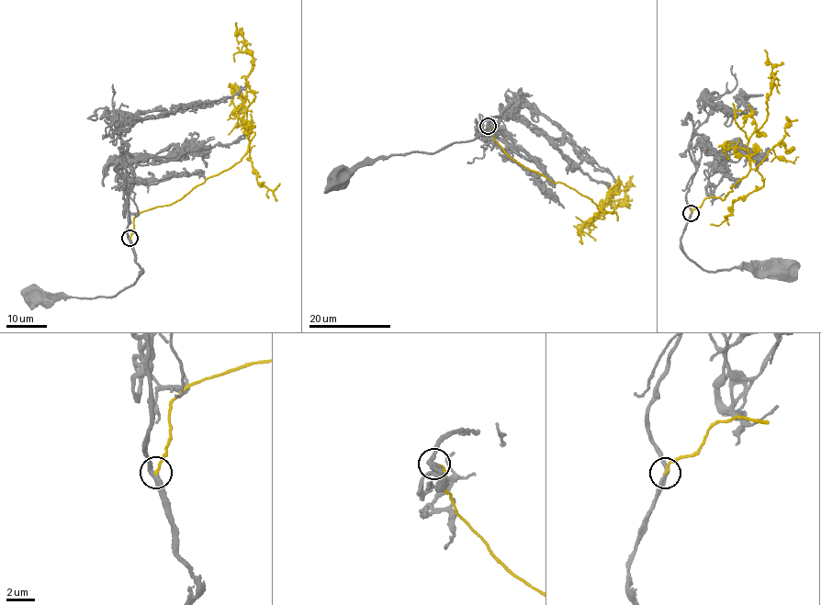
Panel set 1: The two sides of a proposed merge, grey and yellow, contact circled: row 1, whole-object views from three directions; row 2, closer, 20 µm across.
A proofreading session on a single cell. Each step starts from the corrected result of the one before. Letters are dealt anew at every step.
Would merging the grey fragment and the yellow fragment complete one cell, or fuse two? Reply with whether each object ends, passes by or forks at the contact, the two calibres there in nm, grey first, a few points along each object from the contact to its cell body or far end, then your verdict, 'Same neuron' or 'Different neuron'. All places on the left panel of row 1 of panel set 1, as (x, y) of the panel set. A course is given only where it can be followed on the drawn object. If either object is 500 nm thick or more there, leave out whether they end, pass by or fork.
At the ring grey passes by. At the ring yellow ends. Thickness 320 nm (grey) against 200 nm. Course of grey: (129, 238), (141, 274), (114, 296), (75, 297), (47, 295), (40, 290), (36, 293). Course of yellow: (129, 238), (137, 216), (172, 204), (245, 154), (249, 140), (246, 76), (253, 59), (236, 23). Same neuron

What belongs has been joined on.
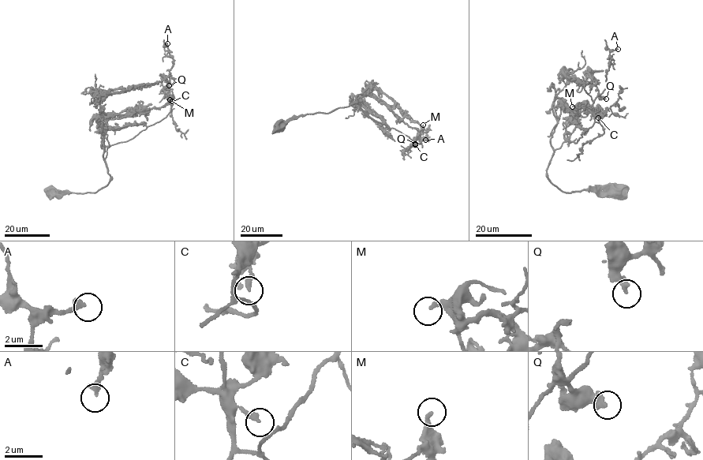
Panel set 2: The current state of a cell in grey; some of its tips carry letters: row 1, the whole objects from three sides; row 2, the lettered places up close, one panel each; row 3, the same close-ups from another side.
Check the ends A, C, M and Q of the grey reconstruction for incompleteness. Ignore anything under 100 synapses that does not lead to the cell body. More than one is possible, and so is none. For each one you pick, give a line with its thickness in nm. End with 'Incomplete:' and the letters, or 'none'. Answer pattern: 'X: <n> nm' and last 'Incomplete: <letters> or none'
A: 340 nm
Incomplete: A

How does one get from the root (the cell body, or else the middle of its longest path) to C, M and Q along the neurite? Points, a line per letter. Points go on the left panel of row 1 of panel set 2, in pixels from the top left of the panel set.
C: (53, 190), (85, 193), (104, 187), (111, 177), (105, 159), (107, 148), (159, 121), (169, 114), (172, 101)
M: (53, 190), (85, 193), (104, 187), (111, 177), (105, 159), (107, 148), (164, 118), (169, 114), (170, 99)
Q: (53, 190), (85, 193), (104, 187), (111, 177), (105, 159), (107, 148), (166, 117), (171, 106), (169, 85)

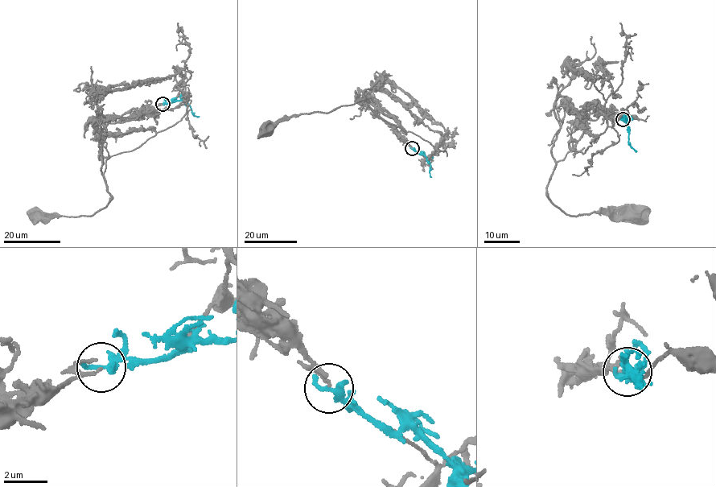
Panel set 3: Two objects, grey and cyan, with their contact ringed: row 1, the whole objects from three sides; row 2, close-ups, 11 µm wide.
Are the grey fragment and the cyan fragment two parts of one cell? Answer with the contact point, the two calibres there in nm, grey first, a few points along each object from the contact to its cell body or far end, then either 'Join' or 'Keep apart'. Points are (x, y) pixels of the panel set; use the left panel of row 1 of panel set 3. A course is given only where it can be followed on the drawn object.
Place: (162, 104). Thickness 150 nm (grey) against 320 nm. Course of grey: (162, 105), (92, 117), (100, 153), (108, 158), (104, 172), (111, 200), (104, 207), (87, 216), (37, 213). Course of cyan: (162, 104), (182, 100), (187, 103), (191, 113), (199, 117). Join

